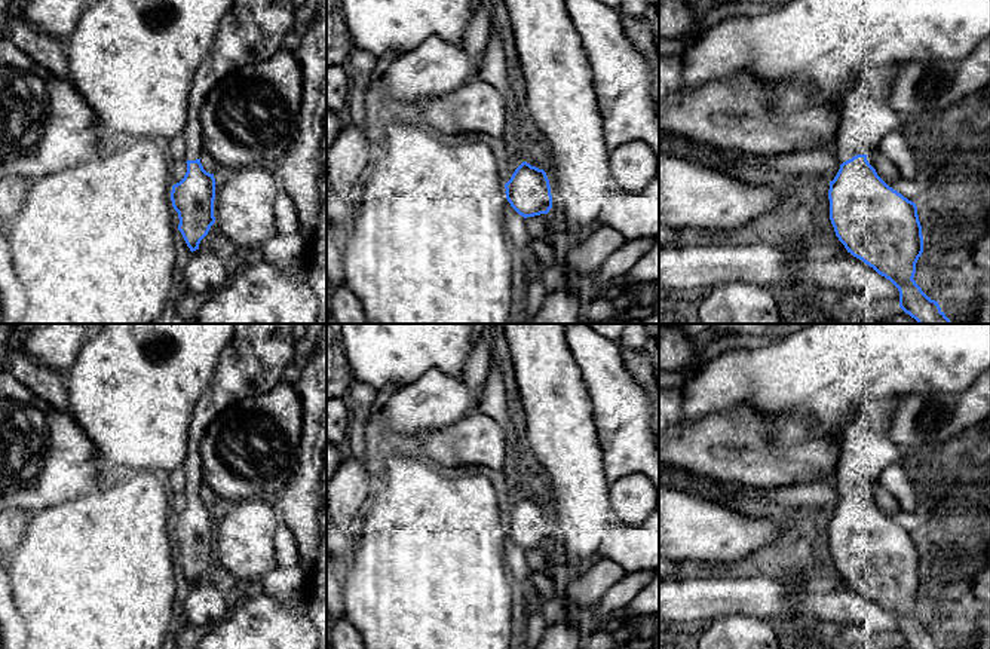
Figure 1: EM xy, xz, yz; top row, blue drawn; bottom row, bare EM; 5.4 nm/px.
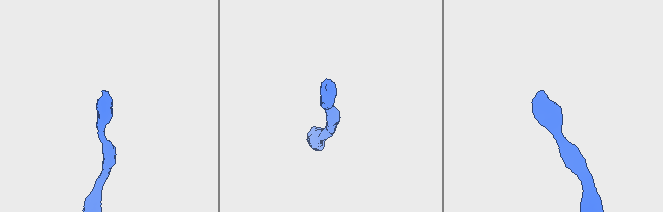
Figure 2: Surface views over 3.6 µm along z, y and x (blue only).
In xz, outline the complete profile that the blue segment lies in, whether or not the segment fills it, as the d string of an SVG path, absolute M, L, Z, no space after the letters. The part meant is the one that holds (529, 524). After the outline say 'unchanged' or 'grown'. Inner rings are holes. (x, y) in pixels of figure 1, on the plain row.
M527 495L515 502L505 521L508 535L524 551L548 547L552 541L546 505Z; unchanged

